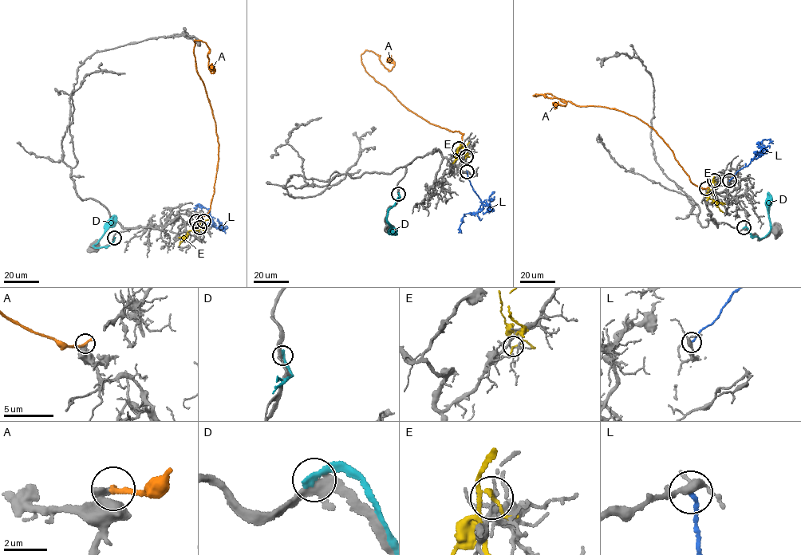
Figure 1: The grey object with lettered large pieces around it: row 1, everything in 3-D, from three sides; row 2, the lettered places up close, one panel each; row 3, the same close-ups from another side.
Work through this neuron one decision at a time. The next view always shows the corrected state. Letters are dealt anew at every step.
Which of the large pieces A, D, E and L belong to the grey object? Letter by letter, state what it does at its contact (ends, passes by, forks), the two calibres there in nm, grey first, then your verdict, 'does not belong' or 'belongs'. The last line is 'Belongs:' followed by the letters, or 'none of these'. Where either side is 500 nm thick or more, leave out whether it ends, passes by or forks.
A: it ends; calibres 480 and 320 nm; does not belong
D: it ends; calibres 240 and 320 nm; does not belong
E: it passes by; calibres 110 and 120 nm; does not belong
L: it ends; calibres 280 and 200 nm; does not belong
Belongs: none of these

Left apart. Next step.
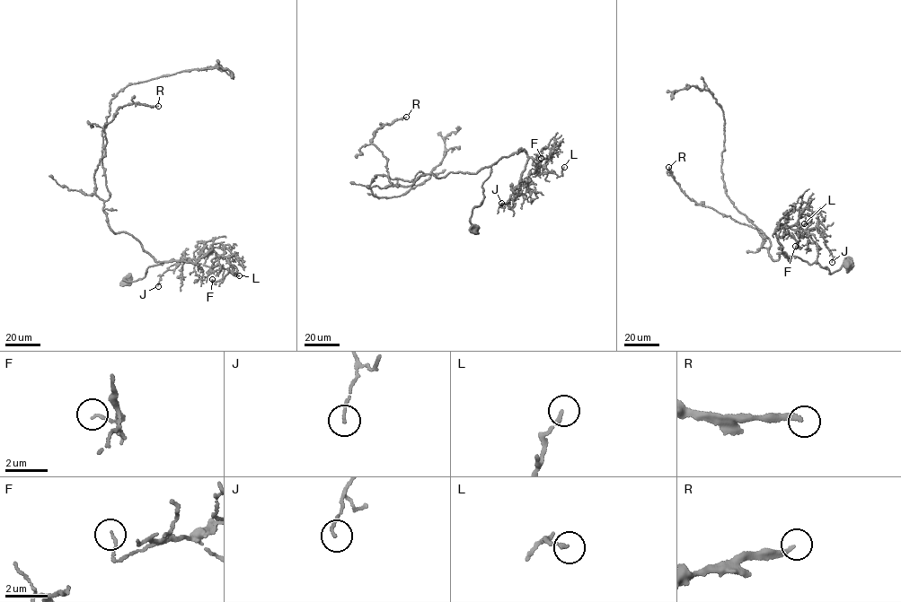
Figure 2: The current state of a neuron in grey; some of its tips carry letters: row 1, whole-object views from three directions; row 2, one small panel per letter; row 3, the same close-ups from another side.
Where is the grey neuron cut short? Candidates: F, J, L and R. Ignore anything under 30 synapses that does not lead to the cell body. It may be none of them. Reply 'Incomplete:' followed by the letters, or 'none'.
Incomplete: R

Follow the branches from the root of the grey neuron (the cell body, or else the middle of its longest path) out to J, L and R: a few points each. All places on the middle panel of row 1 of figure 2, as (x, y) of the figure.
J: (473, 228), (472, 209), (483, 200), (491, 166), (524, 150), (528, 161), (509, 202), (501, 203)
L: (473, 228), (482, 183), (503, 157), (525, 150), (533, 164), (560, 177), (564, 167)
R: (473, 228), (490, 167), (427, 174), (410, 186), (389, 180), (387, 159), (371, 139), (406, 117)

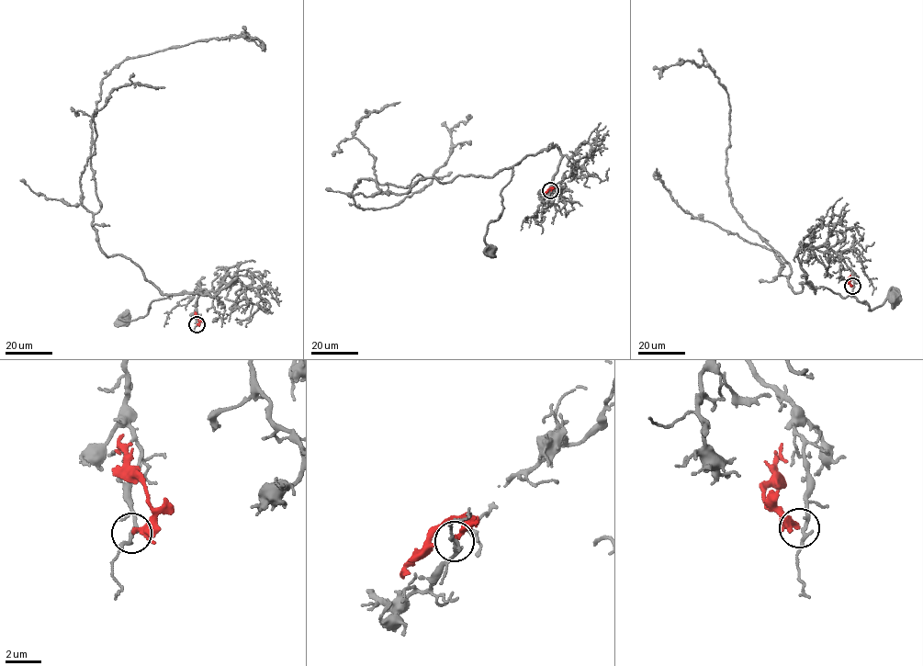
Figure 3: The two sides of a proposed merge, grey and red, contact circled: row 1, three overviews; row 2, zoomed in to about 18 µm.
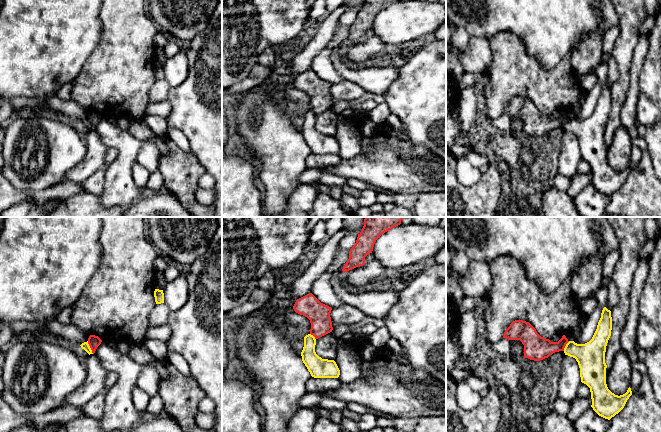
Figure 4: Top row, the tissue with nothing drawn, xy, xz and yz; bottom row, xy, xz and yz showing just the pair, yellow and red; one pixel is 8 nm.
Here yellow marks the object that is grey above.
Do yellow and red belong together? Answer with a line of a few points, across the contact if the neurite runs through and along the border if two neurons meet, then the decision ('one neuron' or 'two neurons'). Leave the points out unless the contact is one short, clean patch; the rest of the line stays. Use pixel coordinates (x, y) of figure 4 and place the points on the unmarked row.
line xy (87, 117), (93, 129); two neurons

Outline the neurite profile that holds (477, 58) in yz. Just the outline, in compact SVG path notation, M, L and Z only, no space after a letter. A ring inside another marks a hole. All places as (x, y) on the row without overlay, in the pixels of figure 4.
M482 36L470 37L468 48L460 55L460 61L465 72L486 76L492 61L492 51L488 38Z

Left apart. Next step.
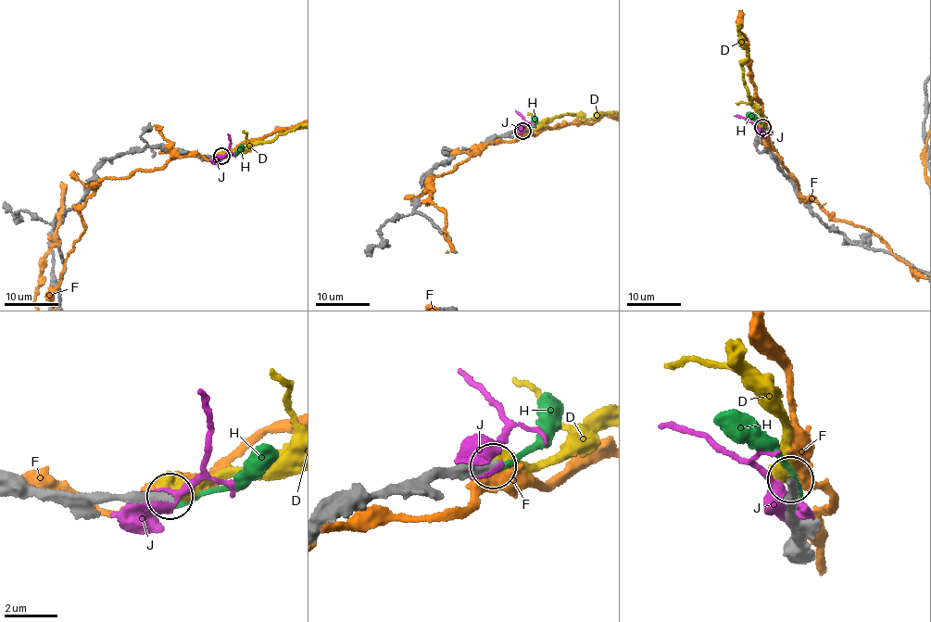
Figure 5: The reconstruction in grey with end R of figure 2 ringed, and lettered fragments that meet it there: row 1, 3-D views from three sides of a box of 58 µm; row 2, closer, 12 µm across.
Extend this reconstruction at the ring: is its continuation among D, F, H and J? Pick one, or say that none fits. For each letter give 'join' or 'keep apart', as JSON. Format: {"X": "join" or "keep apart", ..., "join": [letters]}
{"D": "join", "F": "keep apart", "H": "keep apart", "J": "keep apart", "join": ["D"]}

